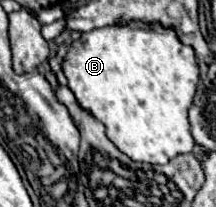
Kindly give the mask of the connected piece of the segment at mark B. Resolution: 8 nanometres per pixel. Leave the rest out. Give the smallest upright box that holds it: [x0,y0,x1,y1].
[64,23,198,163]

